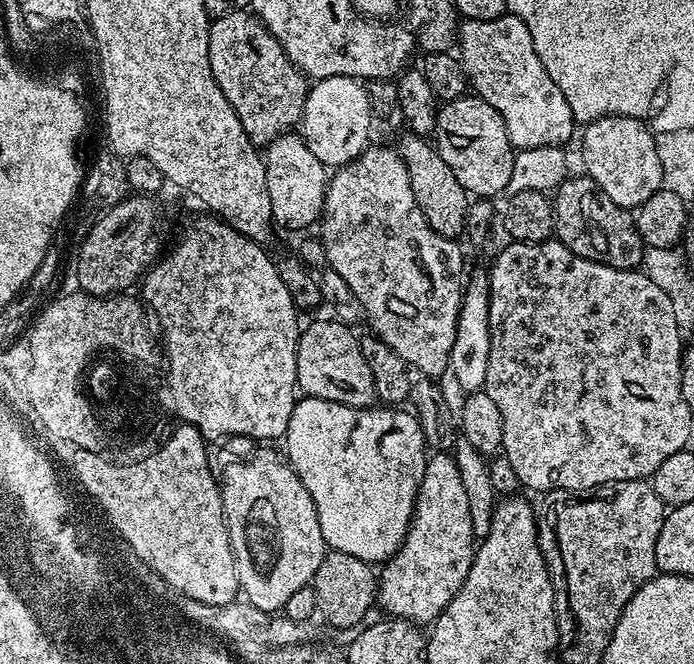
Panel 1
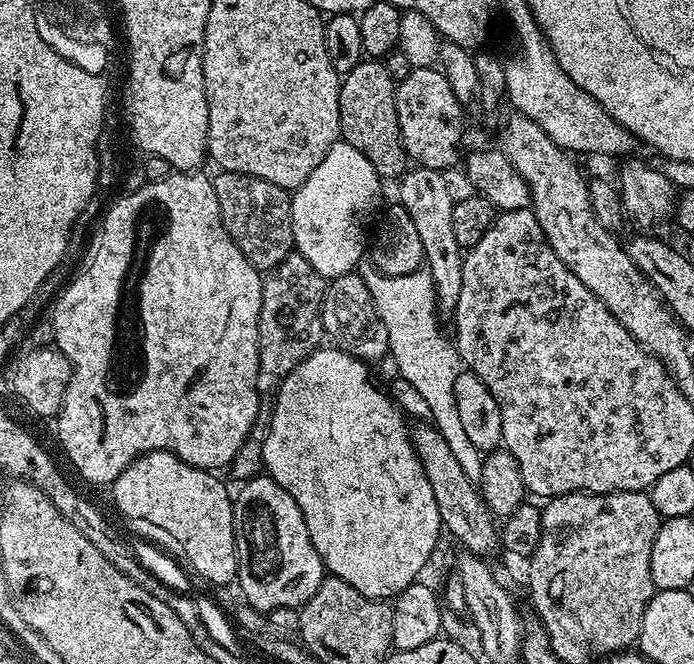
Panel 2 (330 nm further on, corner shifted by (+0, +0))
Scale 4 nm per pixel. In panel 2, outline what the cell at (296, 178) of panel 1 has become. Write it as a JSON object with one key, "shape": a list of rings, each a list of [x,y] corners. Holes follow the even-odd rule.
{"shape":[[[338,142],[334,146],[330,146],[326,158],[322,158],[322,162],[318,162],[318,166],[314,166],[314,174],[310,174],[310,178],[306,178],[306,182],[302,182],[302,186],[291,193],[295,251],[299,253],[302,258],[306,258],[306,261],[310,262],[310,266],[322,277],[335,278],[337,276],[345,276],[346,273],[353,271],[353,269],[365,259],[366,244],[364,248],[364,239],[368,236],[368,219],[371,218],[372,211],[376,208],[376,199],[380,196],[380,184],[382,184],[382,177],[376,173],[374,166],[370,166],[370,162],[366,162],[366,154],[358,154],[358,150],[354,150],[354,146]]]}

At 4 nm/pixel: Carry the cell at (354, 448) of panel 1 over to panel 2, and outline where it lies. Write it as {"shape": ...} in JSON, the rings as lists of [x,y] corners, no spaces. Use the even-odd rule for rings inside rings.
{"shape":[[[320,346],[311,352],[280,384],[272,405],[270,430],[264,443],[264,468],[267,475],[271,476],[274,482],[278,482],[278,486],[282,486],[282,490],[286,490],[286,494],[290,494],[294,502],[298,502],[298,510],[302,510],[306,530],[310,530],[310,538],[314,542],[314,550],[318,550],[325,569],[331,575],[342,578],[342,582],[350,582],[350,586],[354,586],[354,590],[362,594],[377,598],[392,598],[407,584],[415,581],[416,575],[441,539],[442,525],[438,514],[438,502],[434,502],[434,490],[430,490],[426,470],[422,470],[422,462],[412,449],[409,425],[404,425],[404,416],[396,409],[395,402],[372,381],[372,376],[368,373],[369,365],[340,348],[327,347]]]}

